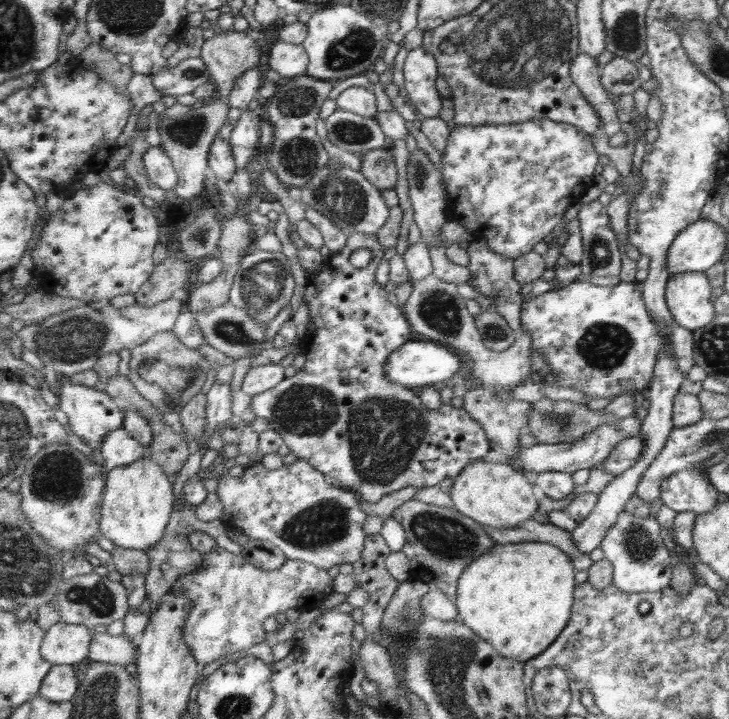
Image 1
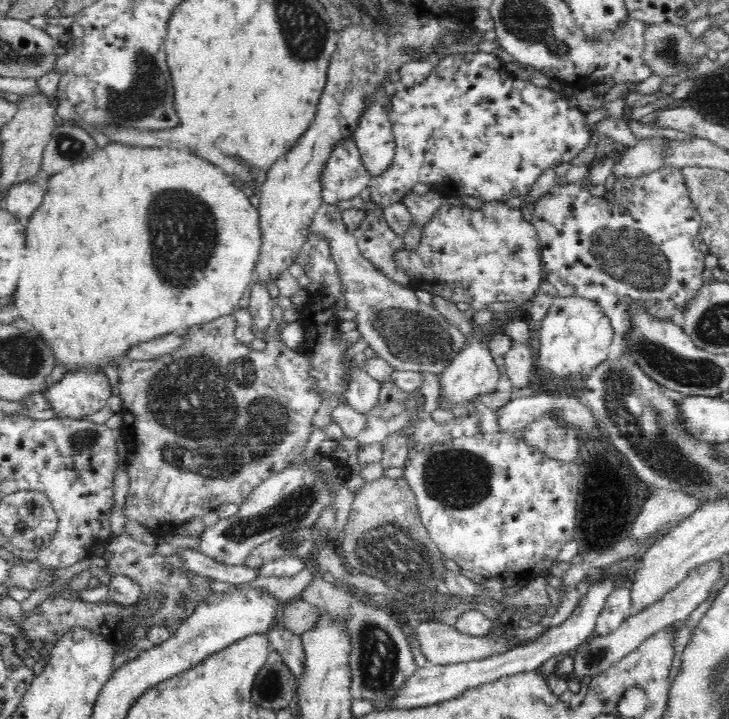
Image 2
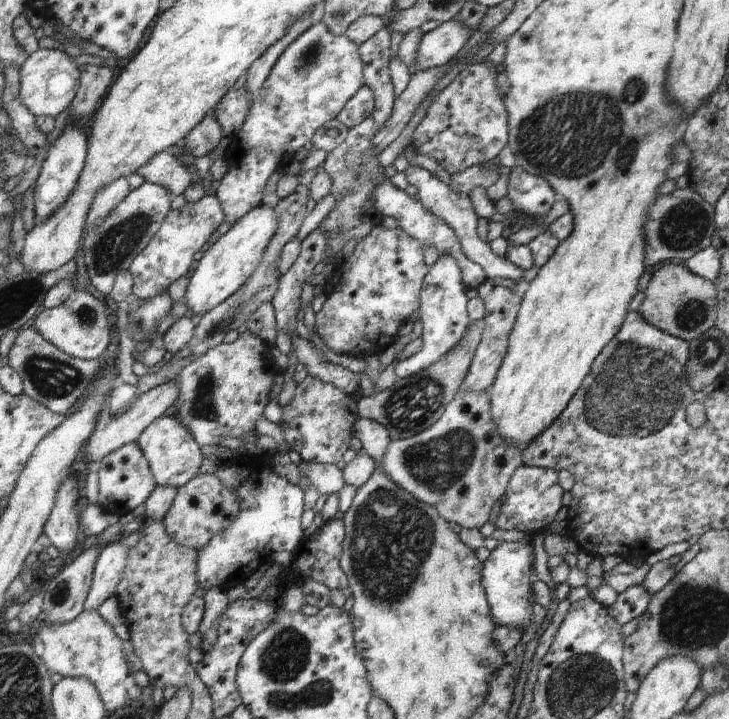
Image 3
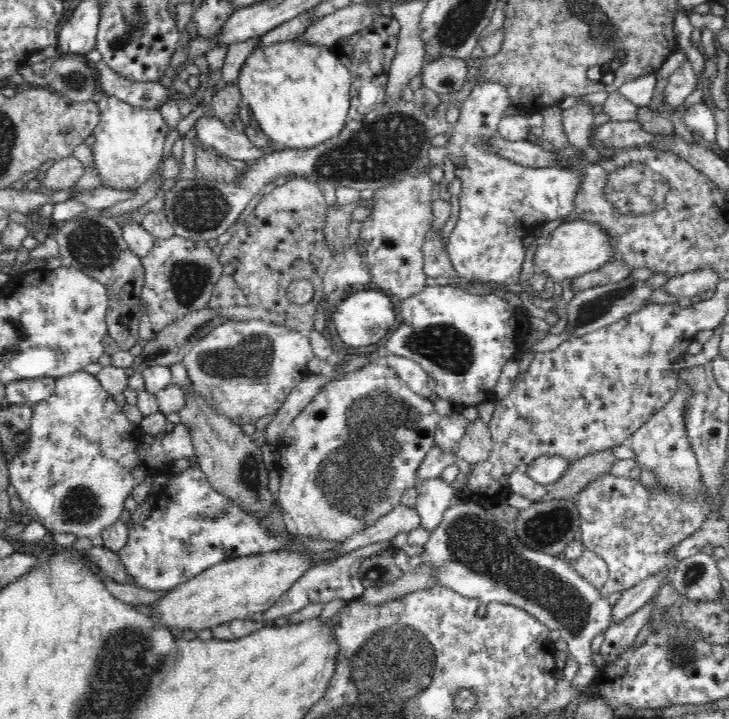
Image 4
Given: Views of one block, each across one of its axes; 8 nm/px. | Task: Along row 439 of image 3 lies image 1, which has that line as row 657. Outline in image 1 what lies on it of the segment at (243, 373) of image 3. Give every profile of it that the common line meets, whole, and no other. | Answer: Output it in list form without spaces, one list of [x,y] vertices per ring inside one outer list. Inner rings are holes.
[[[217,546],[213,552],[205,554],[203,566],[197,568],[191,574],[183,574],[175,586],[171,588],[169,596],[175,598],[185,598],[189,600],[189,618],[183,626],[183,642],[187,644],[189,652],[195,656],[199,666],[209,666],[225,656],[233,654],[245,654],[253,646],[259,646],[265,642],[267,632],[263,628],[267,618],[283,618],[287,610],[297,610],[297,612],[307,612],[307,610],[321,610],[323,600],[335,592],[333,586],[333,576],[327,574],[325,568],[317,564],[309,564],[305,560],[287,560],[283,568],[277,570],[263,570],[251,562],[247,562],[245,556],[235,554],[223,546]]]

